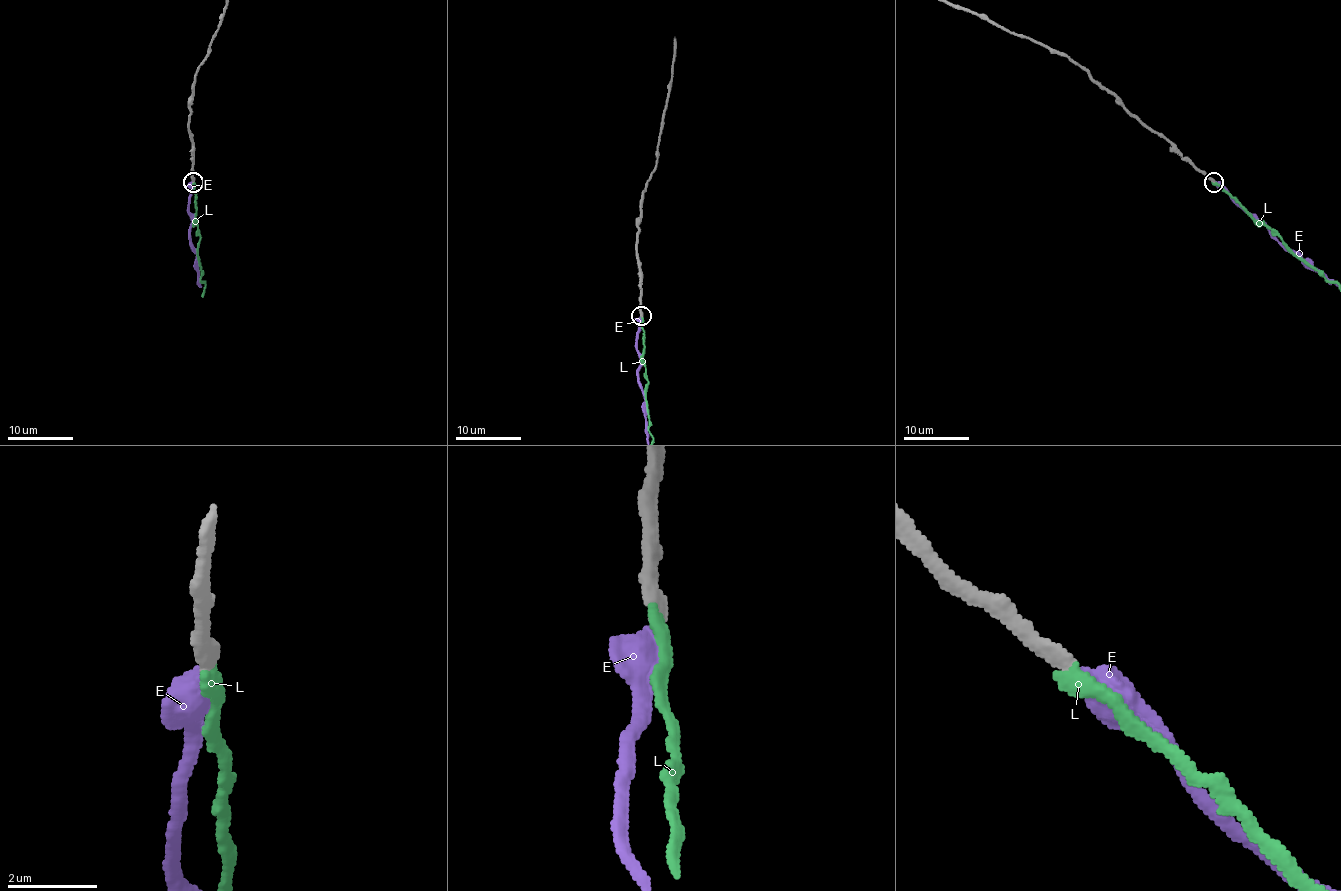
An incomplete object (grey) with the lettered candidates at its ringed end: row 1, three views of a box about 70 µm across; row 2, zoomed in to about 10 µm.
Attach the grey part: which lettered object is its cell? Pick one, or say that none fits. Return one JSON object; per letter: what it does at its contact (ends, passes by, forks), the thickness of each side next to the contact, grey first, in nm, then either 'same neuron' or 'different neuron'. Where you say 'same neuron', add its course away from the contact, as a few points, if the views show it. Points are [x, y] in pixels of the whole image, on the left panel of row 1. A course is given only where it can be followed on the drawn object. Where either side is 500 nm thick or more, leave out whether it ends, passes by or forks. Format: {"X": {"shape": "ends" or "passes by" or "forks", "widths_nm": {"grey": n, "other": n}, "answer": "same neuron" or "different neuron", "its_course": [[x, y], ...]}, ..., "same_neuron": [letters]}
{"E": {"widths_nm": {"grey": 340, "other": 500}, "answer": "same neuron"}, "L": {"shape": "ends", "widths_nm": {"grey": 340, "other": 380}, "answer": "different neuron"}, "same_neuron": ["E"]}

